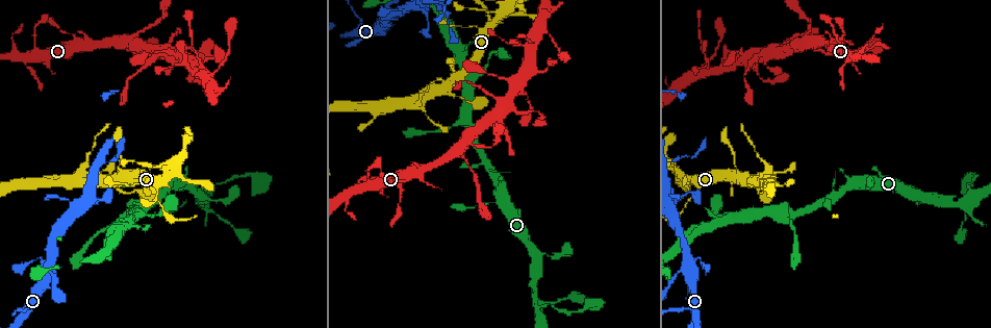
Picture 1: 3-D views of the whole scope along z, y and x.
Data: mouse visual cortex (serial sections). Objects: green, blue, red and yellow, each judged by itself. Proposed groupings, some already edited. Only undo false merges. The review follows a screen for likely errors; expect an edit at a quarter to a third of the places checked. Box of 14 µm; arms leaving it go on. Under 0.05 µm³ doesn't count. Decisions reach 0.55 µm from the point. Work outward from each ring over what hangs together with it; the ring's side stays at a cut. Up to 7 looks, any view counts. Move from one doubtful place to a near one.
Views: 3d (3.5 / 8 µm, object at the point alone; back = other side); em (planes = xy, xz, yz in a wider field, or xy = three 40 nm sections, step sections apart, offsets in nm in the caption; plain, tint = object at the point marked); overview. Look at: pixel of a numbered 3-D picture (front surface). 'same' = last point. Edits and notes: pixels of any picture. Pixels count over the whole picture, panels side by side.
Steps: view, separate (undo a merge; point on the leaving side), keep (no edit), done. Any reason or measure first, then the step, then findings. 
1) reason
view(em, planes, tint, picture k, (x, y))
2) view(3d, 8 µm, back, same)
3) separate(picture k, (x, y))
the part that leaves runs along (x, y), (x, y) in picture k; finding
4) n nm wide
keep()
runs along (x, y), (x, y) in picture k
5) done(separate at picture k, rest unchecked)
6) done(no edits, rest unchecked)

looks like a crossing
view(3d, 3.5 µm, picture 1, (693, 276))

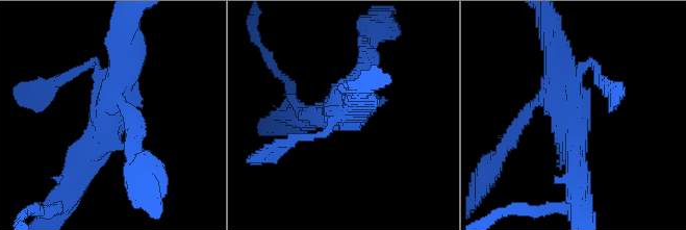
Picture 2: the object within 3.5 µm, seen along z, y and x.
now the EM
view(em, xy, step 3, tint, picture 2, (108, 109))

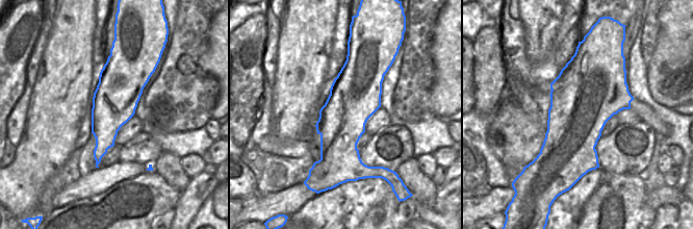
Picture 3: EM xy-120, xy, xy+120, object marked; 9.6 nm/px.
cut it another way
view(em, xy, step 2, tint, same)

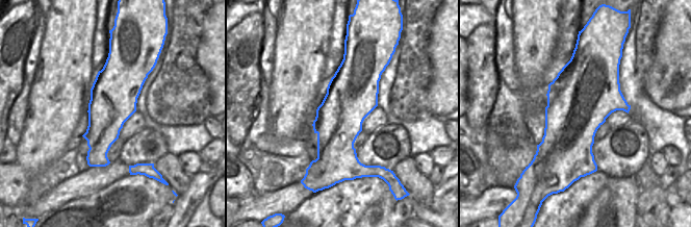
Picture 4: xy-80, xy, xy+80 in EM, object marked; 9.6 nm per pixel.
keep()
runs along (75, 173), (104, 131), (126, 48) in picture 2; continuous, no second cell

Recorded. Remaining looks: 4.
sudden change in width
view(3d, 3.5 µm, picture 1, (789, 221))

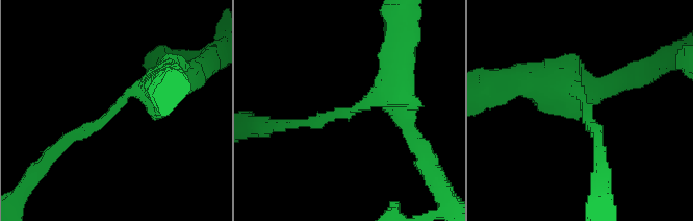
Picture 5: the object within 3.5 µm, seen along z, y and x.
arms of 150, 350 nm; now the EM
view(em, xy, step 2, tint, picture 5, (110, 115))

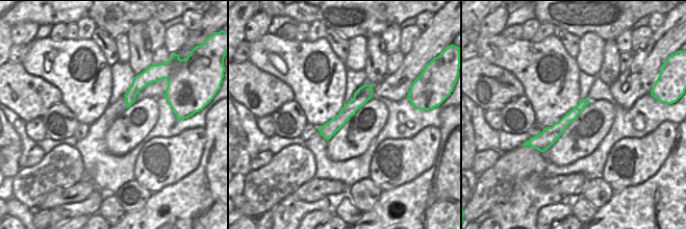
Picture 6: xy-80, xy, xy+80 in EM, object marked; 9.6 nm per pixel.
separate(picture 5, (102, 122))
the part that leaves runs along (125, 98), (45, 163) in picture 5; two cells meet here

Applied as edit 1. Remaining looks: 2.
done(separate at picture 5, rest unchecked)

